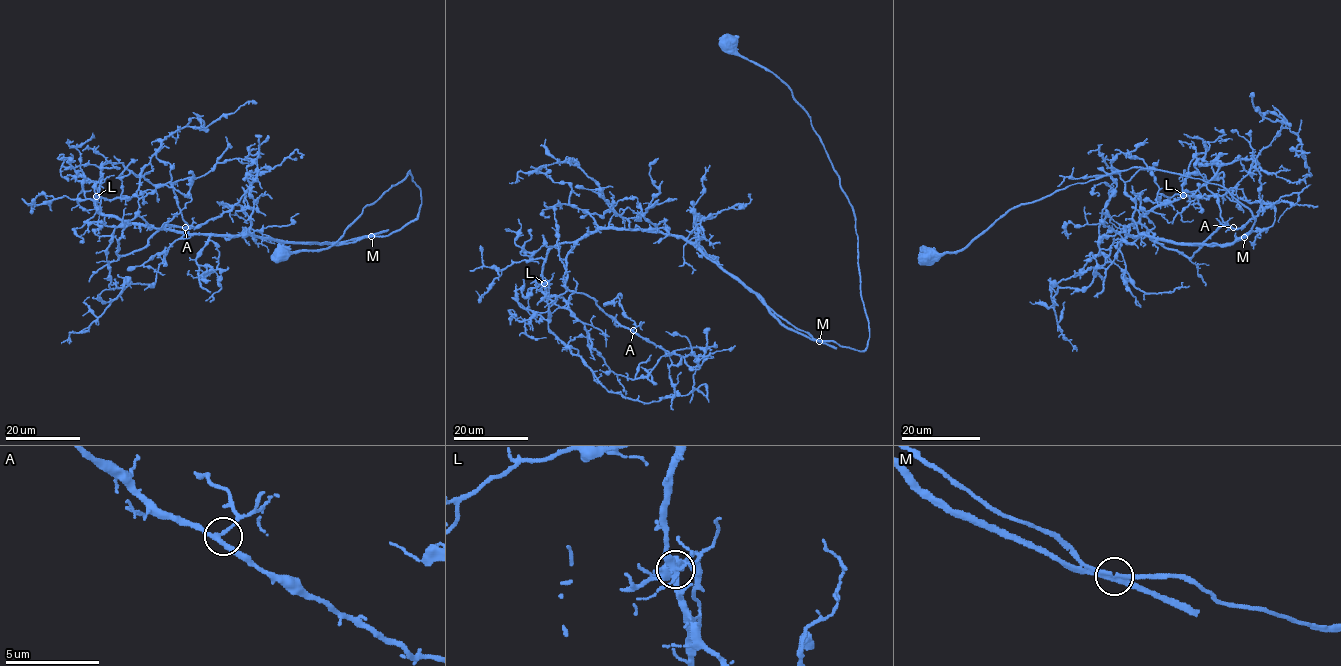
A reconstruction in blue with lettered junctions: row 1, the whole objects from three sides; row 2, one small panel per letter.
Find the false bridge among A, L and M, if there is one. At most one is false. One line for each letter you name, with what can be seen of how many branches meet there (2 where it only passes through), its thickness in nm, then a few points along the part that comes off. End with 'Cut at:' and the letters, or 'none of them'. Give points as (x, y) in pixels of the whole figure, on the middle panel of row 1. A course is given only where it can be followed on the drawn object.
Cut at: none of them

